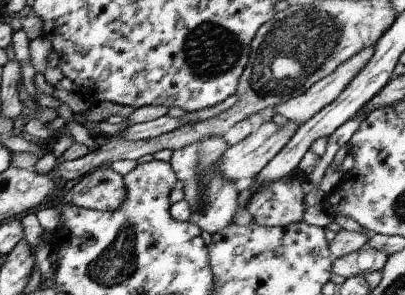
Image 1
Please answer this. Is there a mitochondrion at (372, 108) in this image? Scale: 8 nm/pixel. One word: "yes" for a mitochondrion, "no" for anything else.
no

